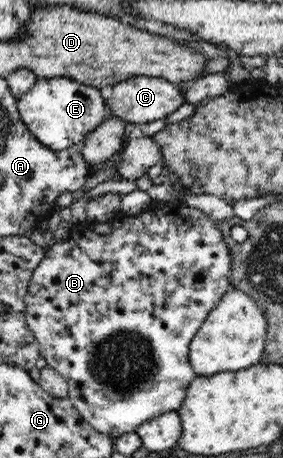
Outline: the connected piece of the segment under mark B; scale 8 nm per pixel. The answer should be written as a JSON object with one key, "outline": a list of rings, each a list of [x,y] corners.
{"outline":[[[180,204],[172,208],[168,206],[158,208],[152,212],[144,210],[135,215],[123,214],[119,220],[102,223],[86,220],[74,226],[66,239],[54,240],[45,249],[44,258],[40,260],[31,276],[25,297],[27,325],[40,345],[40,354],[46,360],[47,366],[67,380],[69,386],[67,398],[74,403],[80,415],[100,433],[110,438],[118,437],[124,433],[135,432],[141,424],[180,408],[189,384],[198,375],[190,364],[190,342],[210,312],[227,296],[230,272],[232,272],[232,261],[224,234],[219,230],[219,224],[208,213],[198,208]]]}

